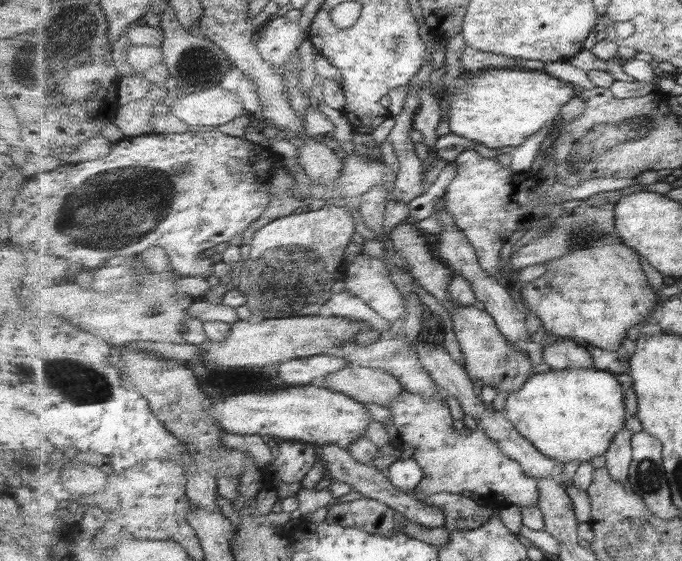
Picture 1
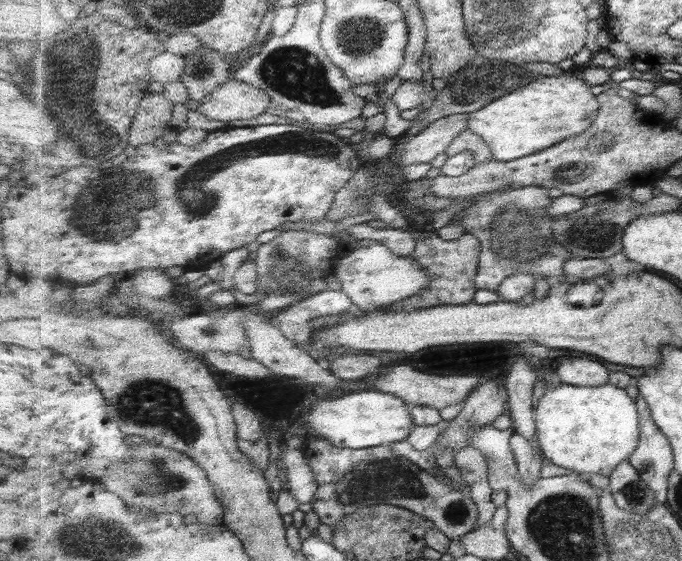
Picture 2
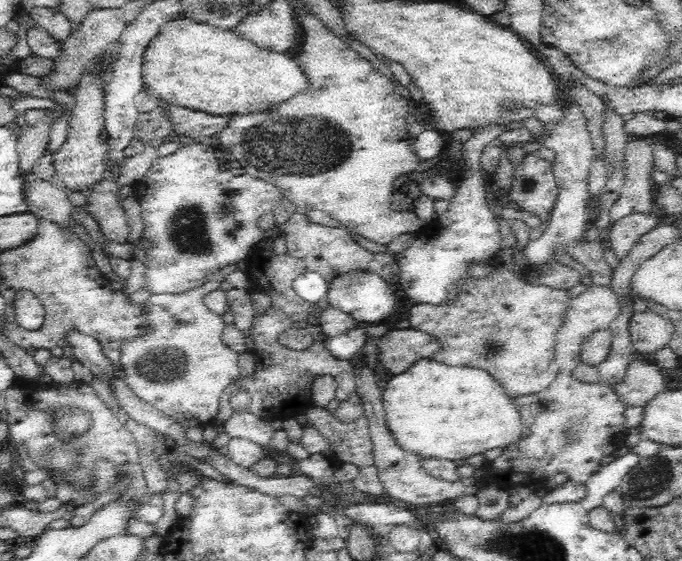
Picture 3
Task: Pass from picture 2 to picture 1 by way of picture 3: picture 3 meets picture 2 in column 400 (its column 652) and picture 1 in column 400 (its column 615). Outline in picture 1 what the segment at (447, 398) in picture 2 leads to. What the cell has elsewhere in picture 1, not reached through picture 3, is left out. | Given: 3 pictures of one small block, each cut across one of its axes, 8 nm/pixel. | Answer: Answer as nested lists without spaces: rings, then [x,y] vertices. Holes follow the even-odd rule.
[[[349,365],[322,378],[324,388],[347,394],[350,398],[365,404],[388,406],[404,392],[398,378],[373,368]]]

